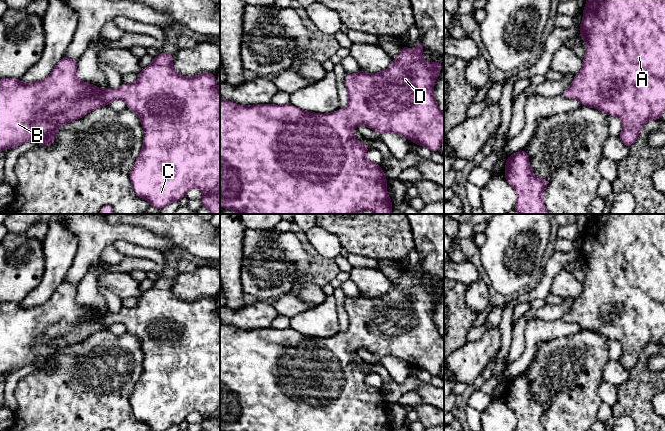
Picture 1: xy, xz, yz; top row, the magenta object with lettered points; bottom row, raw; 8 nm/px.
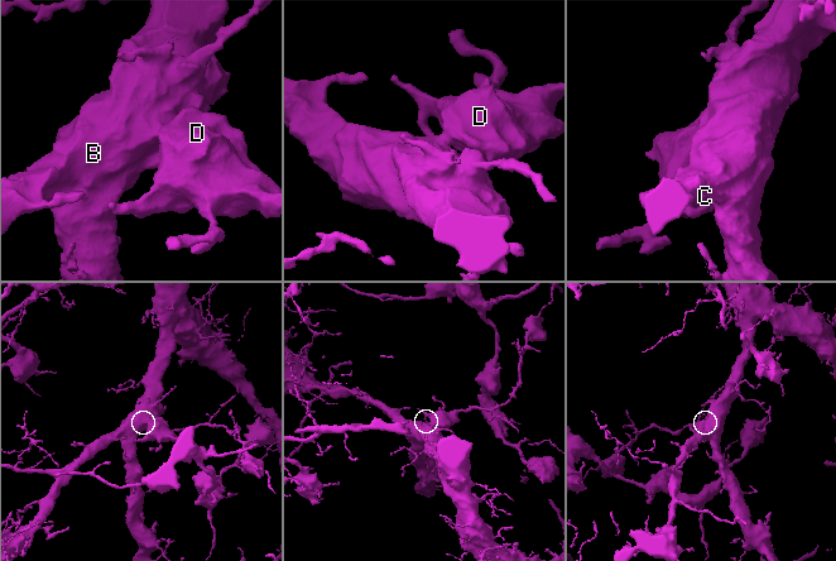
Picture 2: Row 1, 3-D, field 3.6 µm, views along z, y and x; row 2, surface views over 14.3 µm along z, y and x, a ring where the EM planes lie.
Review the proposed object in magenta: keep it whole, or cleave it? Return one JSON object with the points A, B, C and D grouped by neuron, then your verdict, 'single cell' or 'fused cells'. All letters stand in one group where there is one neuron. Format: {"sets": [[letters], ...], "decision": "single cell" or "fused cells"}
{"sets": [["A", "B", "C", "D"]], "decision": "single cell"}

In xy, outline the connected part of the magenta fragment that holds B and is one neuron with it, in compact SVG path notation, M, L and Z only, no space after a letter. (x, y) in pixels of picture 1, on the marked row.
M159 53L154 61L138 74L136 82L122 83L118 90L110 87L99 89L78 80L77 60L66 55L42 81L26 84L16 78L1 79L0 151L15 148L30 140L36 140L38 146L51 146L61 125L80 119L90 111L120 98L126 102L127 108L139 116L144 129L143 149L129 174L135 194L160 210L171 202L179 202L189 189L197 187L203 192L200 200L203 206L211 214L220 214L220 91L215 73L202 72L195 77L181 76L172 68L173 59L174 55Z

